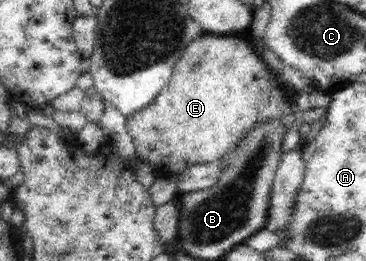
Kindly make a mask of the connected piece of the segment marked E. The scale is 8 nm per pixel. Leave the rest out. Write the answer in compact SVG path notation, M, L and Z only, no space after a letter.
M205 33L185 47L181 58L175 63L169 84L155 100L143 110L125 118L127 131L140 161L151 163L157 172L179 174L195 164L220 161L258 123L278 118L289 129L296 120L312 125L324 116L325 107L311 107L305 112L291 111L281 87L280 78L267 67L252 40L241 40L234 34Z

